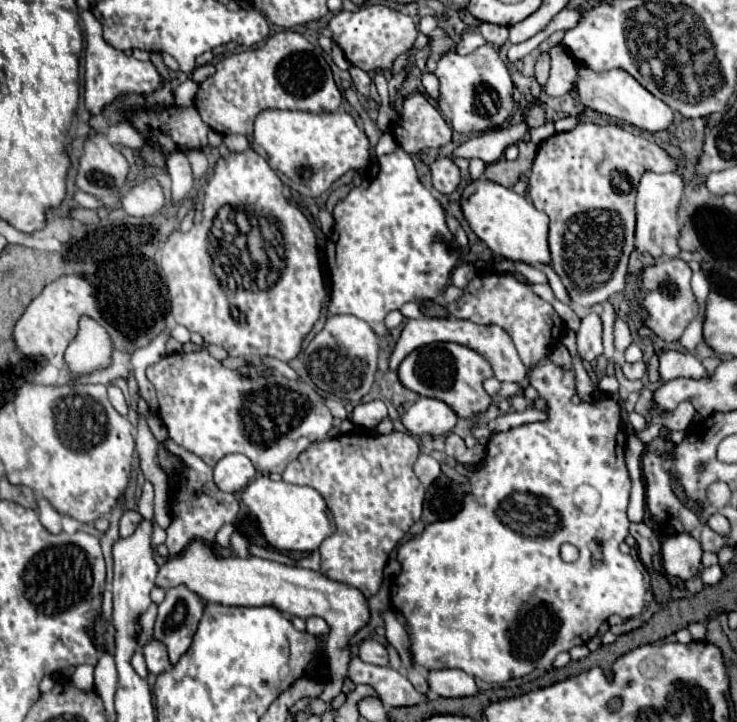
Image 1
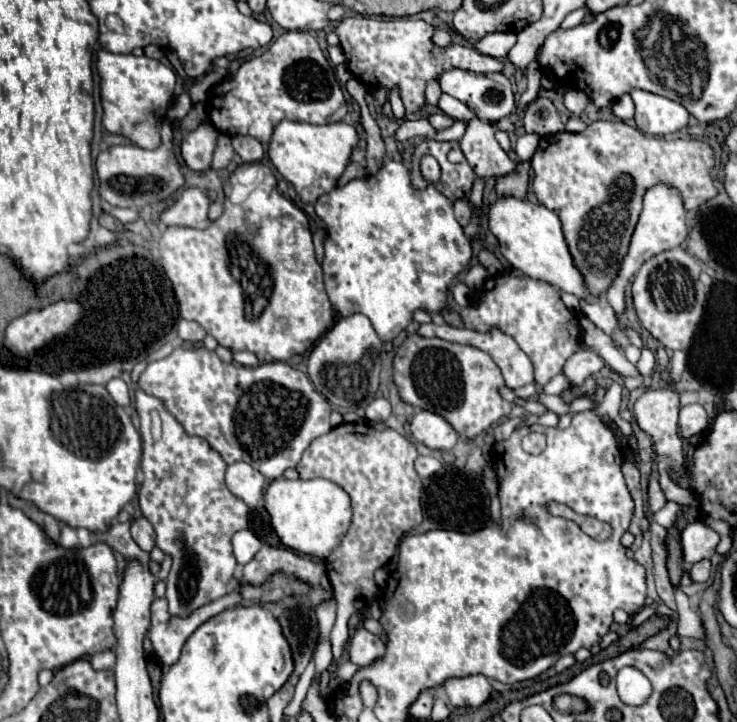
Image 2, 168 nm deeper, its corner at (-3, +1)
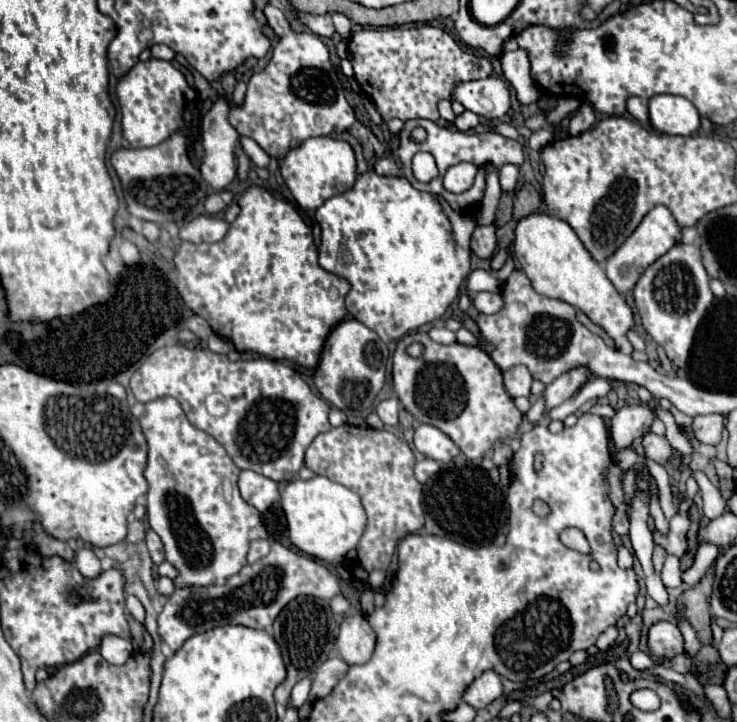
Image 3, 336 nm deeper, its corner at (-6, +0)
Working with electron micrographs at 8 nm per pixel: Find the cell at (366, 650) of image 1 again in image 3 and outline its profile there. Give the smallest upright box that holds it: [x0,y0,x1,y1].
[337,613,375,665]

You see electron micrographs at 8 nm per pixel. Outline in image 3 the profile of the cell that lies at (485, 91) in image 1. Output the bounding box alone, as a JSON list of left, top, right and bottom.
[453,77,511,121]

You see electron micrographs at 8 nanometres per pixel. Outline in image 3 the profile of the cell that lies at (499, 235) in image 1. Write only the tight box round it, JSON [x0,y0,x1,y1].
[513,213,635,355]

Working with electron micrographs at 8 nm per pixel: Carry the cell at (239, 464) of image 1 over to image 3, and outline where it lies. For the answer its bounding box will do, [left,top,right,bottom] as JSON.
[239,471,281,511]

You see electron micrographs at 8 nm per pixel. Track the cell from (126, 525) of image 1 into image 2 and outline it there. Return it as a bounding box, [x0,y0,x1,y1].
[132,516,156,552]

